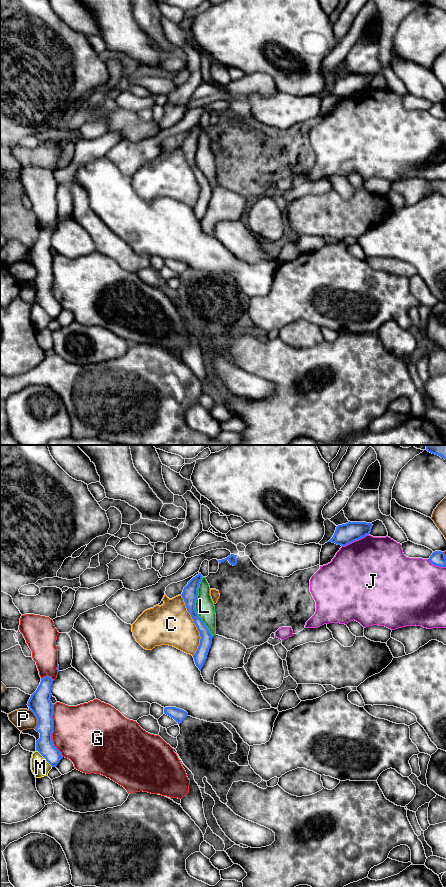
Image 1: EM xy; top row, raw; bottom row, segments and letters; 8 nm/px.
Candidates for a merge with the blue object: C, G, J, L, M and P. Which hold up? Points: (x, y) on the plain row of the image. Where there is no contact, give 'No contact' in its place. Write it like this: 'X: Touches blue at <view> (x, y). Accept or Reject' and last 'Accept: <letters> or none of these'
C: Touches blue at xy (195, 176). Reject
G: Touches blue at xy (52, 282). Reject
J: Touches blue at xy (355, 92). Reject
L: Touches blue at xy (194, 158). Reject
M: Touches blue at xy (44, 309). Reject
P: Touches blue at xy (37, 271). Reject
Accept: none of these

